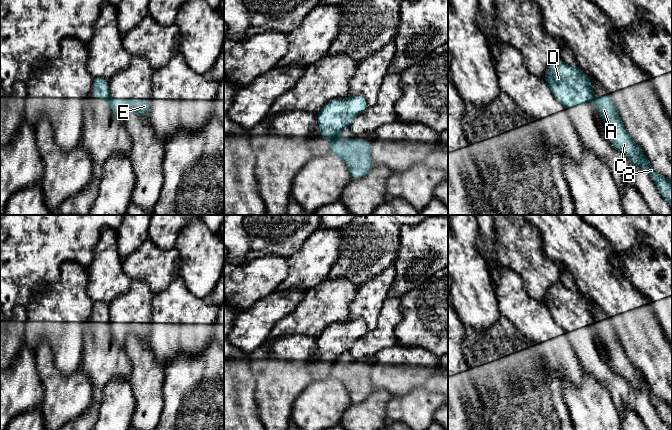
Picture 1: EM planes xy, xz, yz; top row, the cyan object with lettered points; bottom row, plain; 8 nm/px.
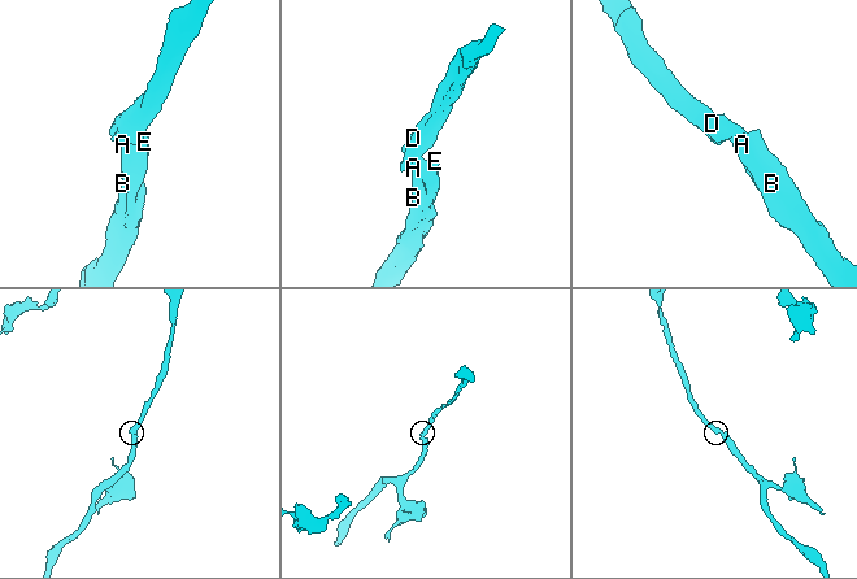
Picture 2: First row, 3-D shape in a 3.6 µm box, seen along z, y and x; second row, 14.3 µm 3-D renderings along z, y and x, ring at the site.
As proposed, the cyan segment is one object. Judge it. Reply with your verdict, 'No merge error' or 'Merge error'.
Merge error

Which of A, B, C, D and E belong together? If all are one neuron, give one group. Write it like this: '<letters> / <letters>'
A B C E / D

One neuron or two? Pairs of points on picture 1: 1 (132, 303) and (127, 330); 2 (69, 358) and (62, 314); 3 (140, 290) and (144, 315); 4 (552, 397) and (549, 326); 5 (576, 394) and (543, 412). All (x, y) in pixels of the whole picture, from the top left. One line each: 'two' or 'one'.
1: one
2: one
3: one
4: two
5: two

